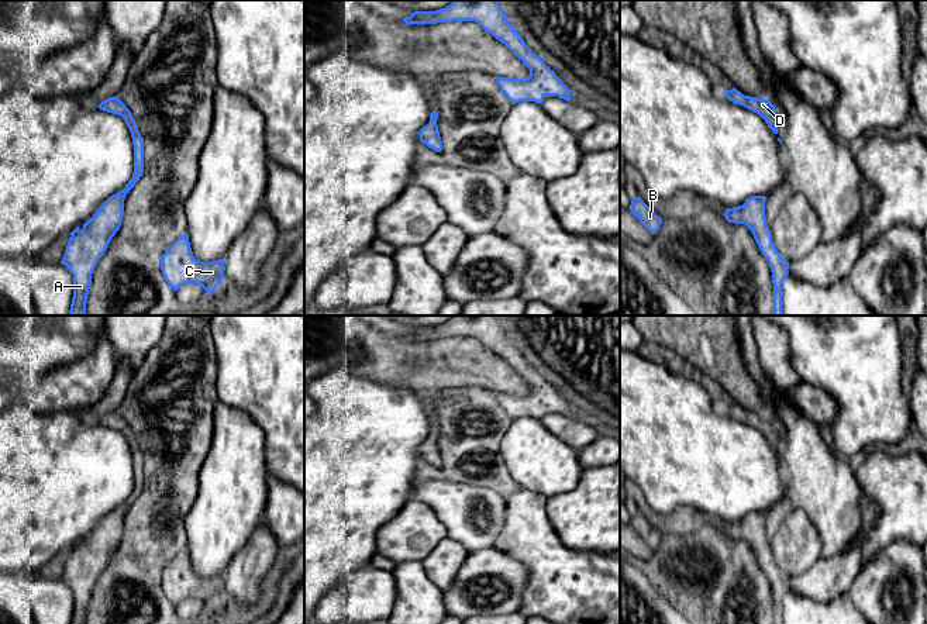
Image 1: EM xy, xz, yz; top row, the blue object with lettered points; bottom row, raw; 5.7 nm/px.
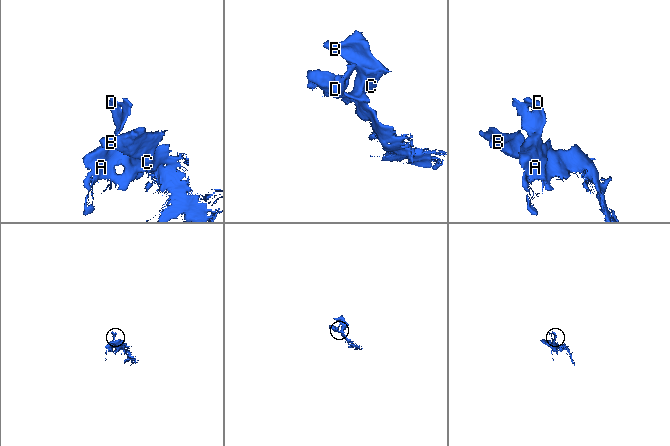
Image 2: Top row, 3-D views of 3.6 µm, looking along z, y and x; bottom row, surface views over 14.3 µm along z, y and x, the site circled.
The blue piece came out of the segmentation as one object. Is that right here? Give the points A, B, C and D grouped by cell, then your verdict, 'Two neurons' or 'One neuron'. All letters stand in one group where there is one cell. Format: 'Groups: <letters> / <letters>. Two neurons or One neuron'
Groups: A B C D. One neuron

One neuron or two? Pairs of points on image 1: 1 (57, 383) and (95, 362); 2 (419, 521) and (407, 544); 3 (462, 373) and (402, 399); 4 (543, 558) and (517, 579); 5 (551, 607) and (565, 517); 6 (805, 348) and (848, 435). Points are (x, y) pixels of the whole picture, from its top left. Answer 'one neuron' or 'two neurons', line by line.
1: one neuron
2: one neuron
3: two neurons
4: two neurons
5: two neurons
6: one neuron

